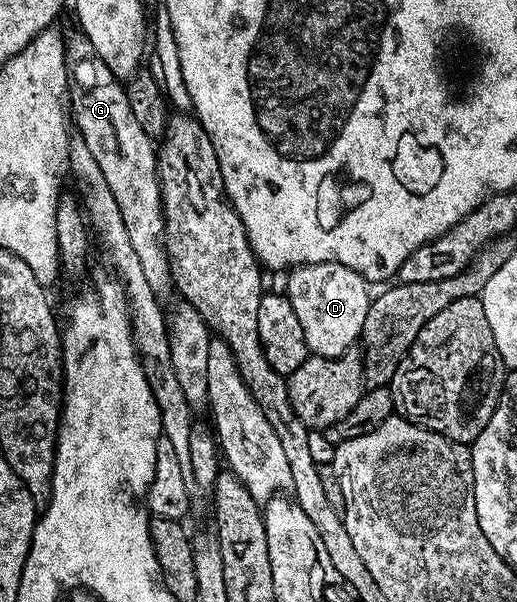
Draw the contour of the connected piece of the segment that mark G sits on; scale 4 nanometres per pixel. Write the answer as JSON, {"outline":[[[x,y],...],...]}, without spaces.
{"outline":[[[76,35],[70,38],[67,45],[69,65],[69,113],[73,118],[74,128],[85,139],[93,159],[97,159],[97,167],[101,167],[101,175],[105,175],[105,183],[109,183],[109,191],[113,191],[113,199],[117,199],[117,207],[121,211],[121,219],[125,219],[125,231],[132,242],[133,251],[141,264],[149,289],[157,299],[164,299],[173,291],[173,274],[171,260],[166,253],[163,217],[163,196],[159,191],[159,158],[156,142],[137,124],[133,111],[129,107],[127,90],[121,84],[120,78],[115,77],[109,67],[99,57],[95,56],[93,47],[86,37]]]}

